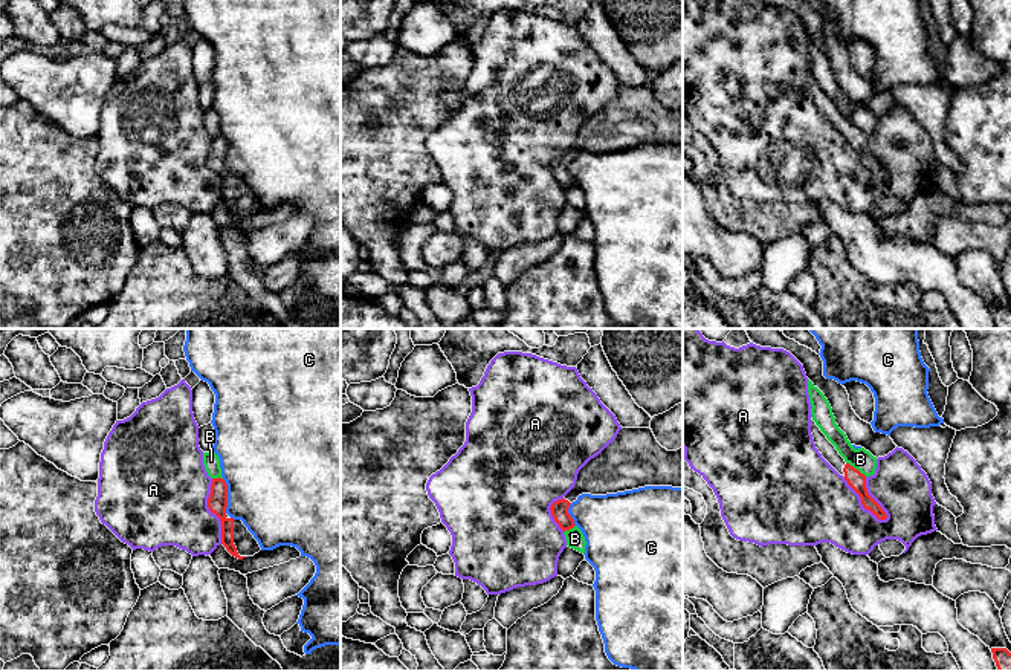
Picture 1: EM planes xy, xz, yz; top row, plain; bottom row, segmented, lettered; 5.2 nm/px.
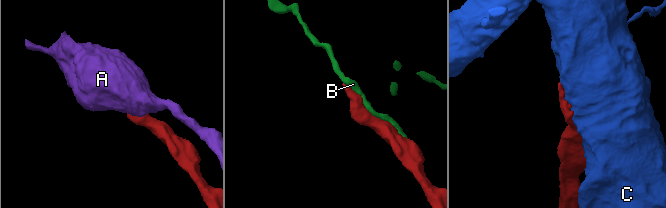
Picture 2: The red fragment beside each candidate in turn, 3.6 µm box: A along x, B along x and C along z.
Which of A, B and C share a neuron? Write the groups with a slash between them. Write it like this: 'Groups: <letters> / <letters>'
Groups: A / B / C

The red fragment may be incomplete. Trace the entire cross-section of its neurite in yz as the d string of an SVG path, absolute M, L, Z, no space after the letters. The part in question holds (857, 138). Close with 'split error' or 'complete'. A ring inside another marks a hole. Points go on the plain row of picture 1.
M811 75L811 92L816 101L816 105L822 115L840 131L845 135L848 142L860 153L861 162L864 167L870 168L878 177L886 177L887 173L881 164L867 151L866 133L858 127L845 119L838 112L835 104L826 96L820 89L816 79Z; split error

